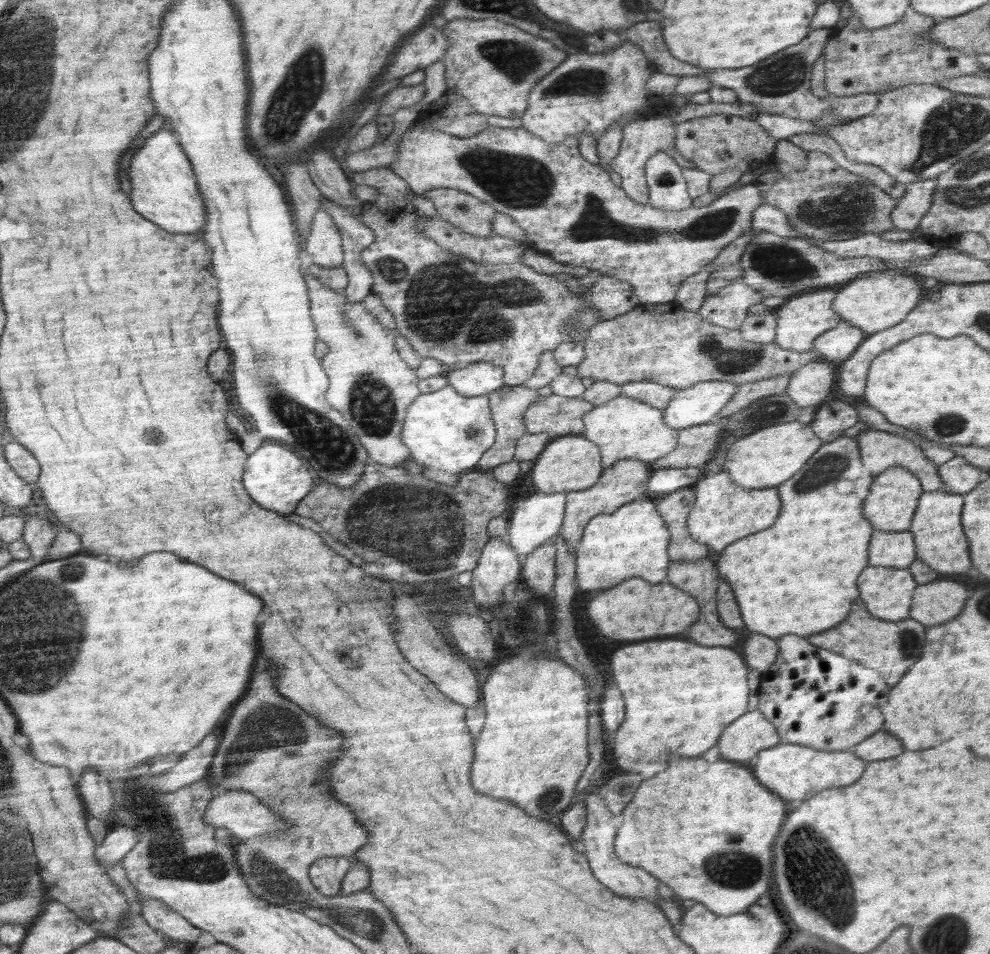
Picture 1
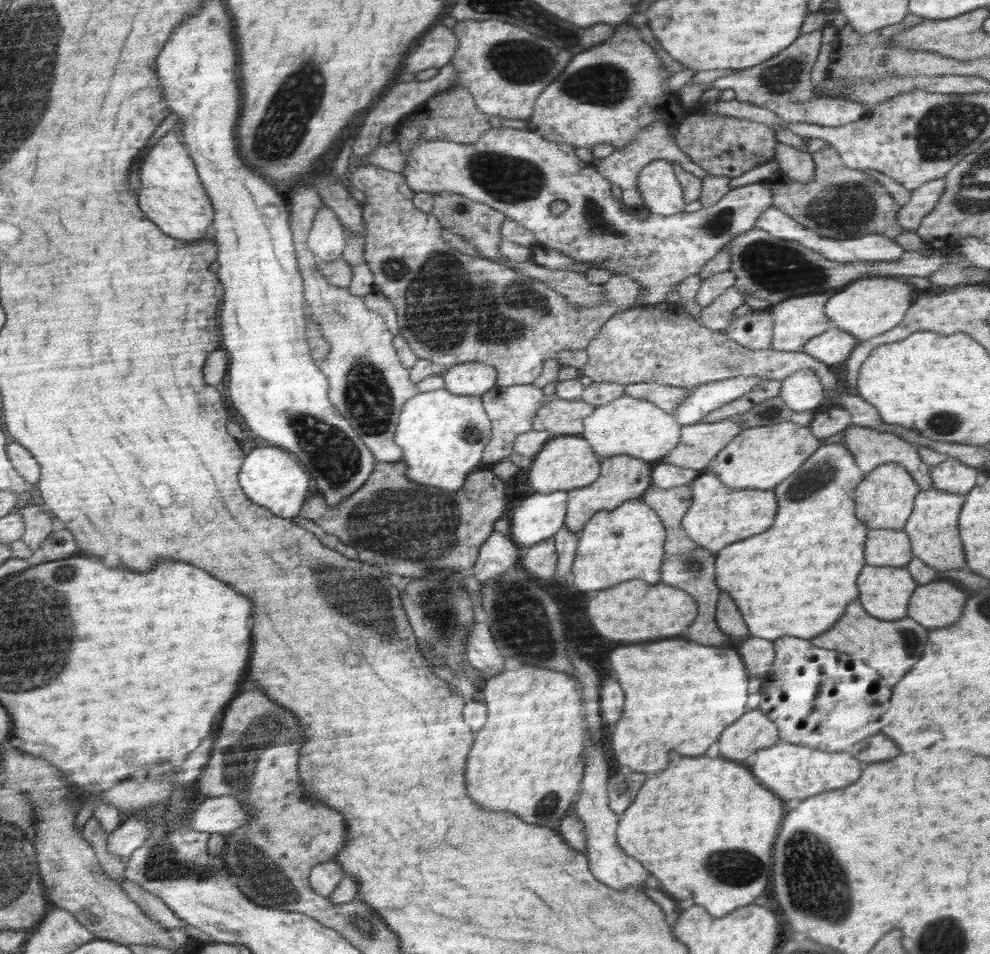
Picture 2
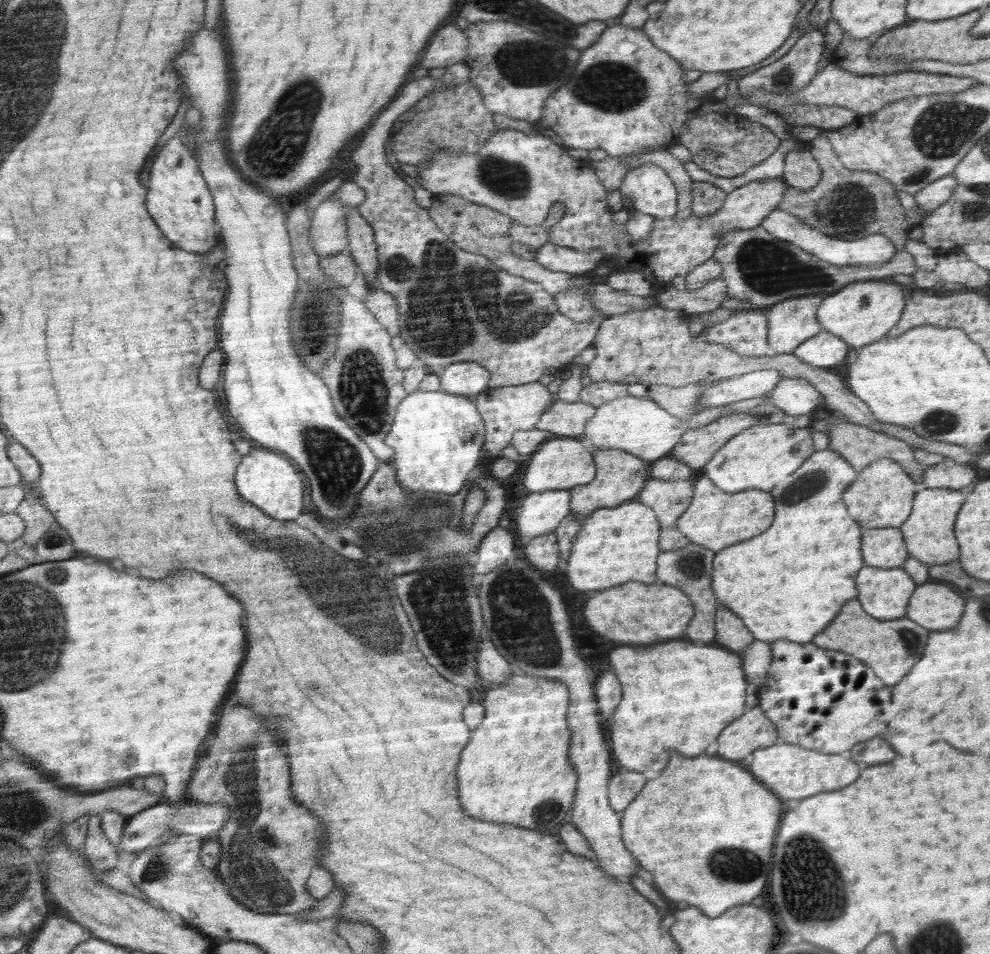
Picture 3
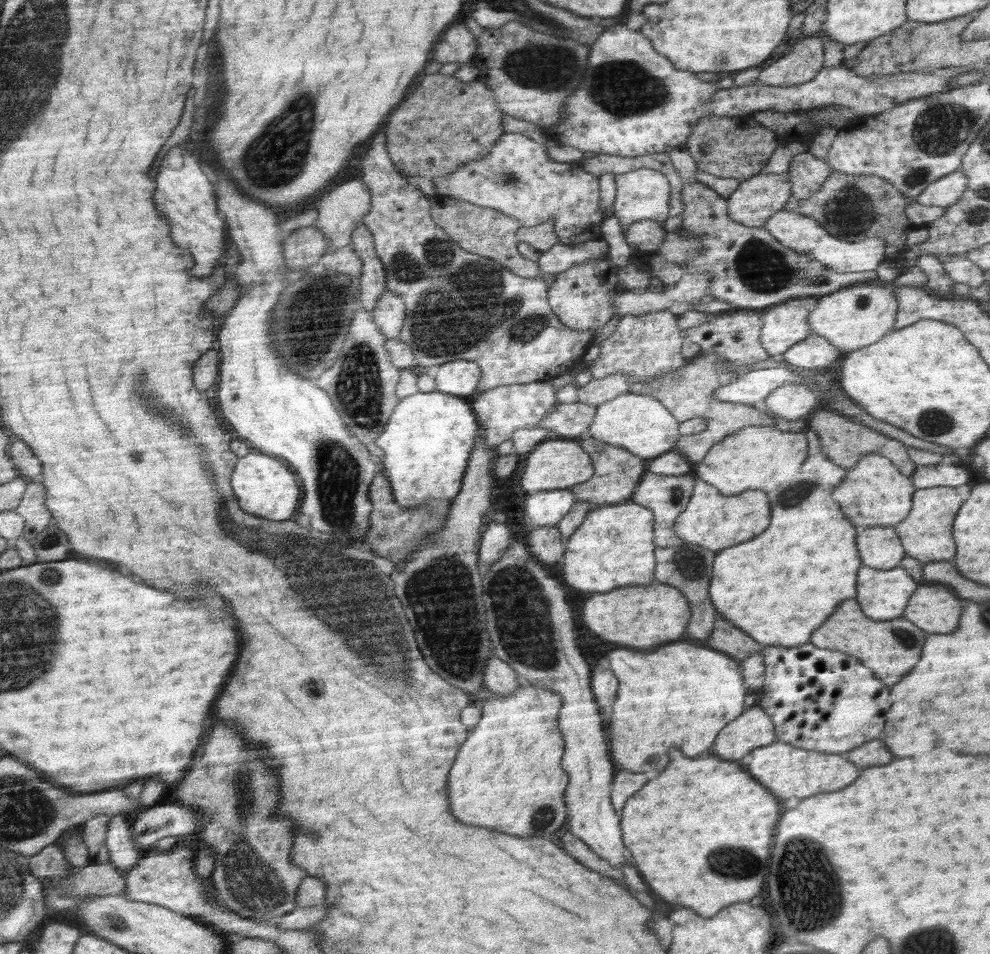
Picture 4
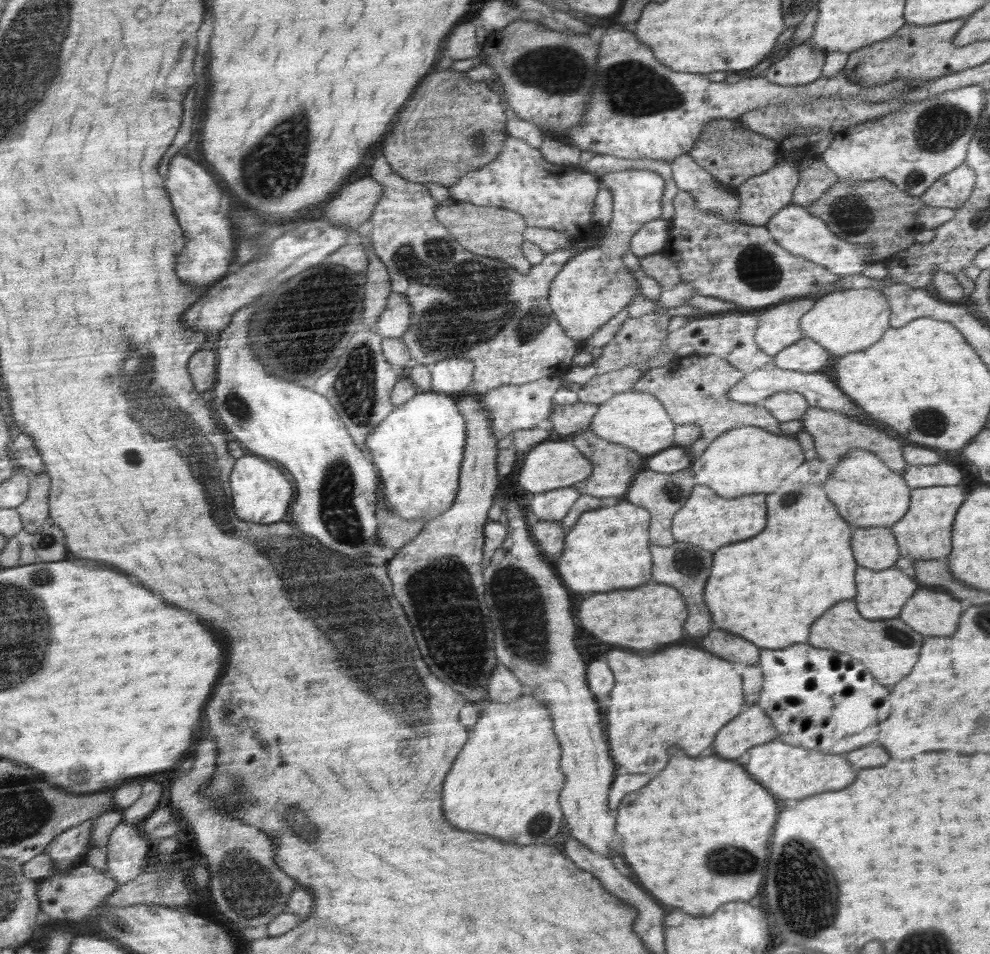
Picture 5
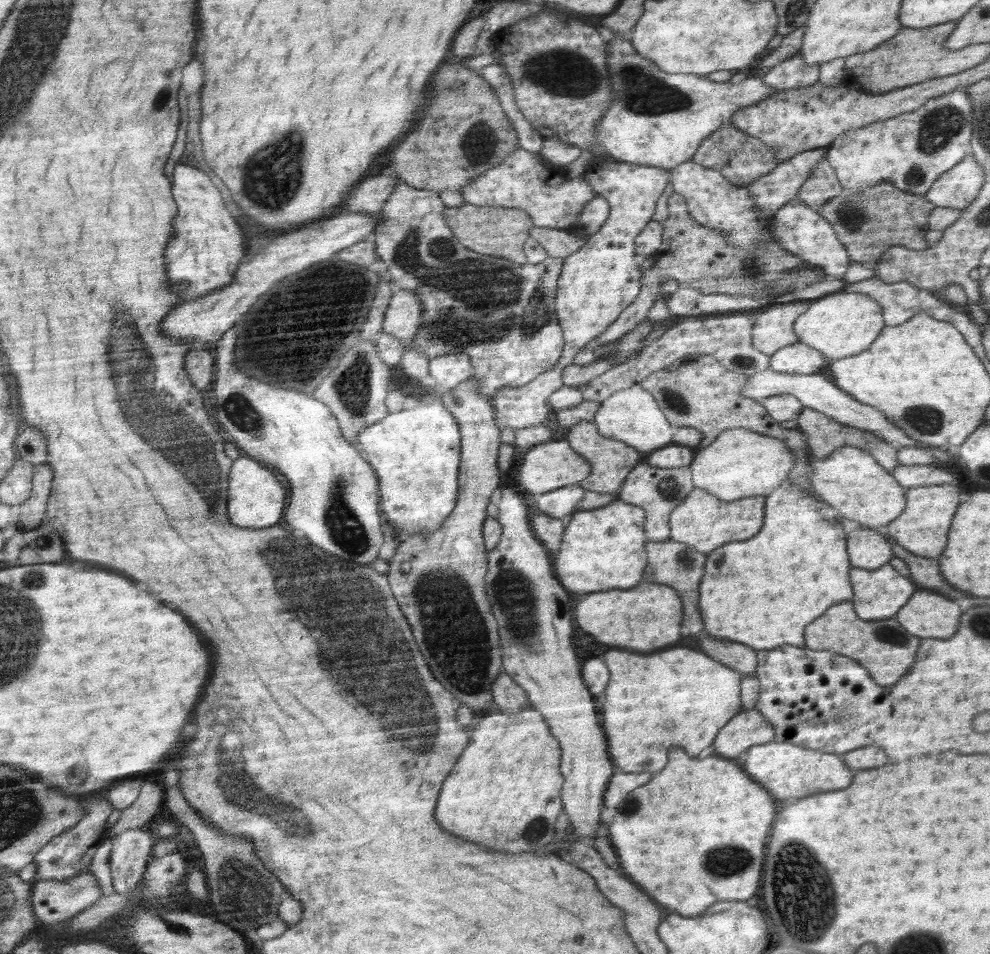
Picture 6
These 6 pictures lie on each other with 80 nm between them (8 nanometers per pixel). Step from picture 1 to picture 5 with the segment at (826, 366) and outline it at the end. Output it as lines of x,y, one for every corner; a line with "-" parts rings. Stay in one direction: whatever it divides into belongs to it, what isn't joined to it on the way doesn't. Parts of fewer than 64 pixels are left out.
781,391
762,401
760,405
768,410
778,423
799,420
810,408
810,403
798,392

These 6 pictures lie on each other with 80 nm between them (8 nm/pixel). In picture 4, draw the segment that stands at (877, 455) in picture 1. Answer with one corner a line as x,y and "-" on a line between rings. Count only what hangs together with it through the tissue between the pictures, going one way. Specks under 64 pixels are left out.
832,409
818,410
814,414
809,413
804,418
807,418
807,429
814,431
822,442
821,454
826,455
826,458
830,459
832,463
842,468
853,467
866,454
876,454
888,458
904,476
910,477
918,468
908,457
907,445
870,429
862,423
850,422
848,418

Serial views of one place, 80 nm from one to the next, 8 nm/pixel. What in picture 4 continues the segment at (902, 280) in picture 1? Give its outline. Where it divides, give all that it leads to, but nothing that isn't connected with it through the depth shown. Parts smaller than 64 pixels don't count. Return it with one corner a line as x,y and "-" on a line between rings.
854,284
818,298
817,307
807,316
812,335
823,336
843,354
860,350
880,340
892,330
898,303
892,288
881,285

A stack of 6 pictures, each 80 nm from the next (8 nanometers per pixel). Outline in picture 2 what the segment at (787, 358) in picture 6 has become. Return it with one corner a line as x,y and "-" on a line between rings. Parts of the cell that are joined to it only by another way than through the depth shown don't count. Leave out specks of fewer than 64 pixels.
832,327
808,340
801,348
801,351
824,364
832,365
844,362
858,343
859,340
849,332

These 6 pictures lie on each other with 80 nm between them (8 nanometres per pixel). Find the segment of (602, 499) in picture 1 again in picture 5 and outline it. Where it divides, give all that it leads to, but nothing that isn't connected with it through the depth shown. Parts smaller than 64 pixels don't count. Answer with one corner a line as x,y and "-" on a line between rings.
589,428
575,433
572,443
594,466
590,478
572,486
582,495
589,494
596,498
612,497
623,500
624,494
630,490
631,484
634,483
636,474
646,467
644,456
623,444
612,443
604,440
603,437
596,436

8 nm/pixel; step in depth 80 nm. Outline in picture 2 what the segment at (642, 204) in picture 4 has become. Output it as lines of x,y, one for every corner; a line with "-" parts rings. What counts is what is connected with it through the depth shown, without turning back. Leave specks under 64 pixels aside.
658,159
646,164
639,170
636,182
643,205
649,212
672,216
684,211
683,186
668,160

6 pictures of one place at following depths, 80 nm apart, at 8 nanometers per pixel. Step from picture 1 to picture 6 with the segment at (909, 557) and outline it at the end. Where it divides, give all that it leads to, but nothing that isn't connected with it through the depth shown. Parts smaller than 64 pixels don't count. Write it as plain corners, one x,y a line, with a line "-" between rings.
861,528
846,536
847,553
852,567
874,570
893,557
890,543
879,530

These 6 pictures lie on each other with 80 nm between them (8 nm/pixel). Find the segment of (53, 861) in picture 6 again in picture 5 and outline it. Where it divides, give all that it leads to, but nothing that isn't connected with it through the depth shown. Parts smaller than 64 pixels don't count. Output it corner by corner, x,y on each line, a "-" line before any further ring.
90,818
86,822
64,831
42,852
57,864
60,874
68,873
72,869
86,864
86,855
92,848
91,832
94,830
95,819

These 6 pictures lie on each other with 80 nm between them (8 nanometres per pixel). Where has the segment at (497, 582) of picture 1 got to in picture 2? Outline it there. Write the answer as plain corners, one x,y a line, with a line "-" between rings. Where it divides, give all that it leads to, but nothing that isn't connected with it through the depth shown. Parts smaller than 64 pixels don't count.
494,532
479,548
479,558
470,572
481,584
488,579
497,579
518,565
521,553
521,548
514,545
507,534

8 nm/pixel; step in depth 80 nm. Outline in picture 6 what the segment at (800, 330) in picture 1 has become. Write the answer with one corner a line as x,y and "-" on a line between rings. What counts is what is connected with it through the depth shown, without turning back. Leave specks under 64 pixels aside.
808,300
770,306
768,310
763,308
755,318
754,347
770,356
780,348
798,342
793,326
795,320
808,310
810,303

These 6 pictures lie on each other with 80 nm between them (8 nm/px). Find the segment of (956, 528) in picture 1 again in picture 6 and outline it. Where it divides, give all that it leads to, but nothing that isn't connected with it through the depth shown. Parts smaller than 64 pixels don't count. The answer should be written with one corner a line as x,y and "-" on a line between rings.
950,483
906,489
904,510
884,527
900,546
921,557
938,558
946,546
946,534
956,508
964,500
962,490

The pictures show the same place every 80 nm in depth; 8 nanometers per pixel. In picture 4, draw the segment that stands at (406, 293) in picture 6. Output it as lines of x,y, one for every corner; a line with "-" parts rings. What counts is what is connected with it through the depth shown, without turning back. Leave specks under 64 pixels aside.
386,290
371,315
384,336
397,338
406,316
404,301
395,292

